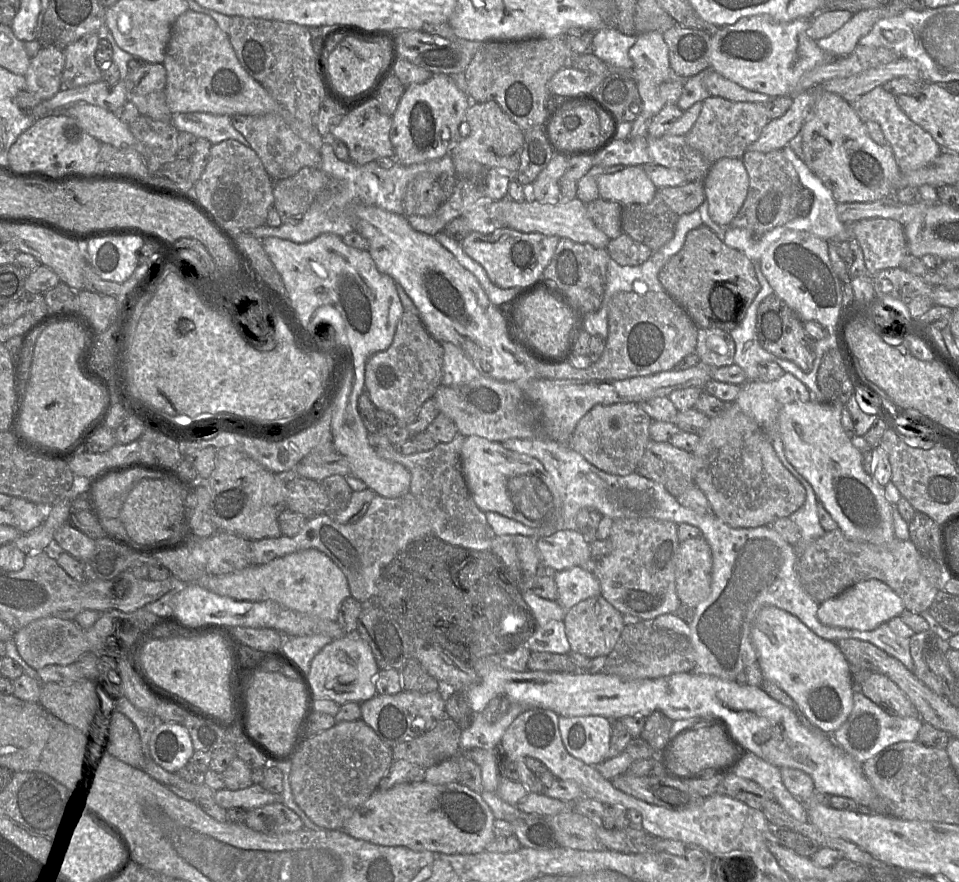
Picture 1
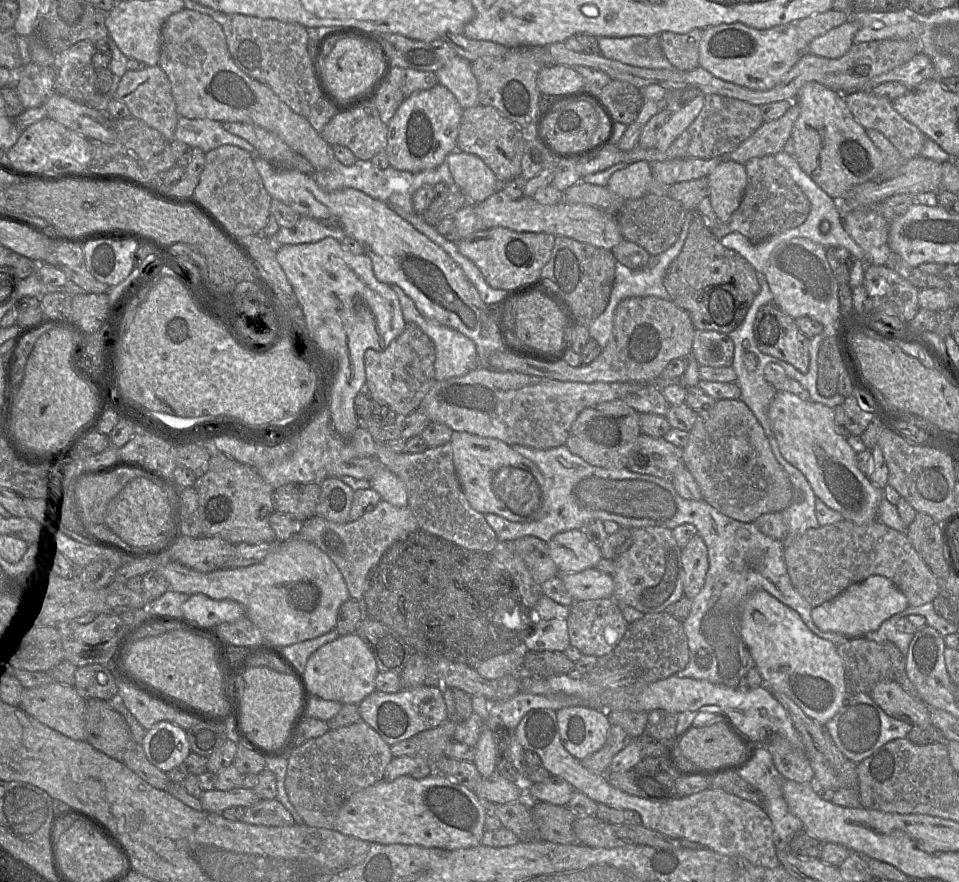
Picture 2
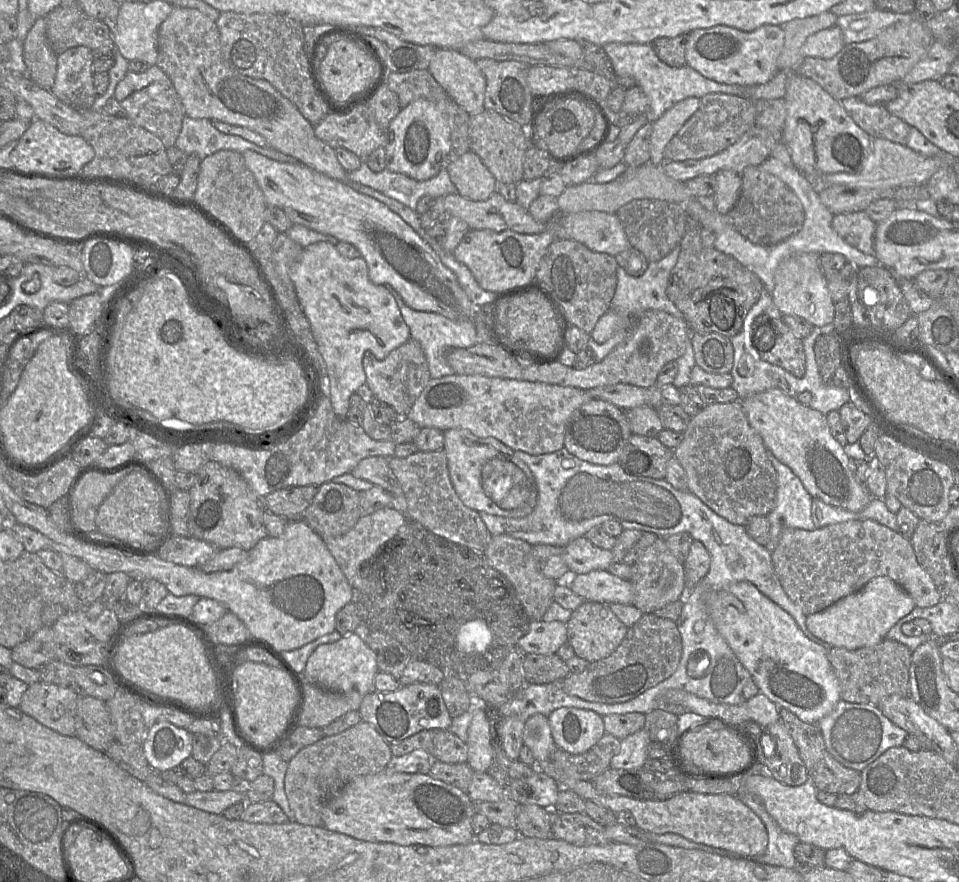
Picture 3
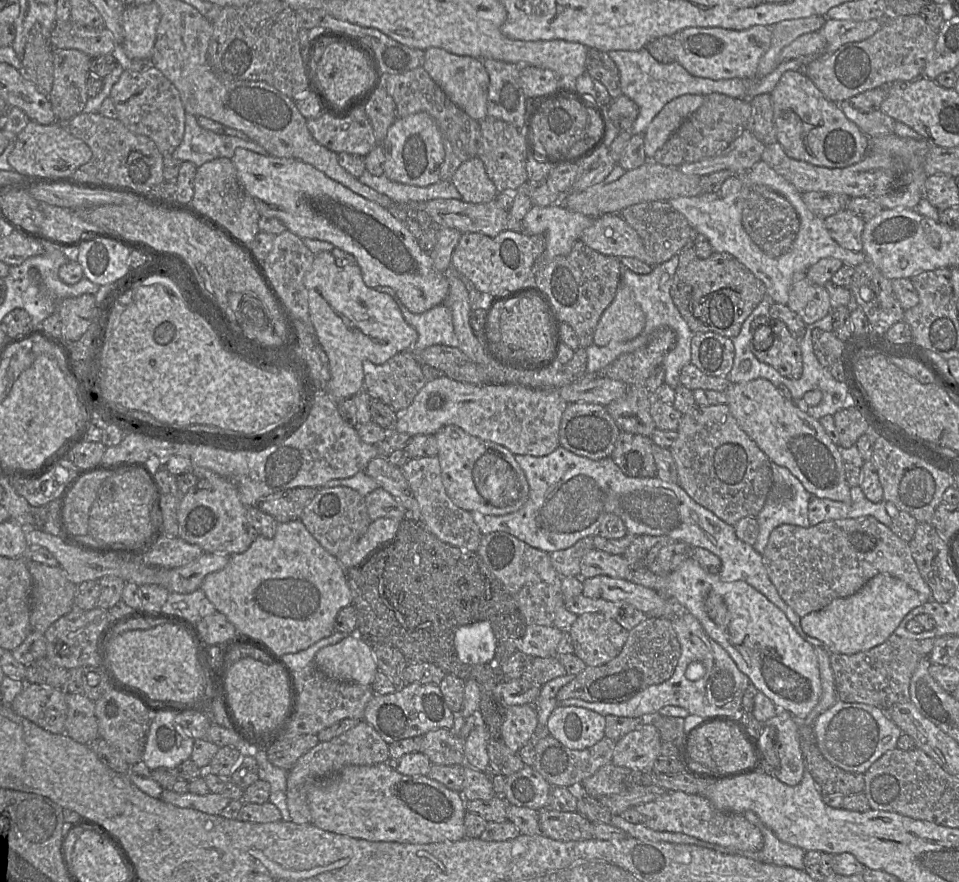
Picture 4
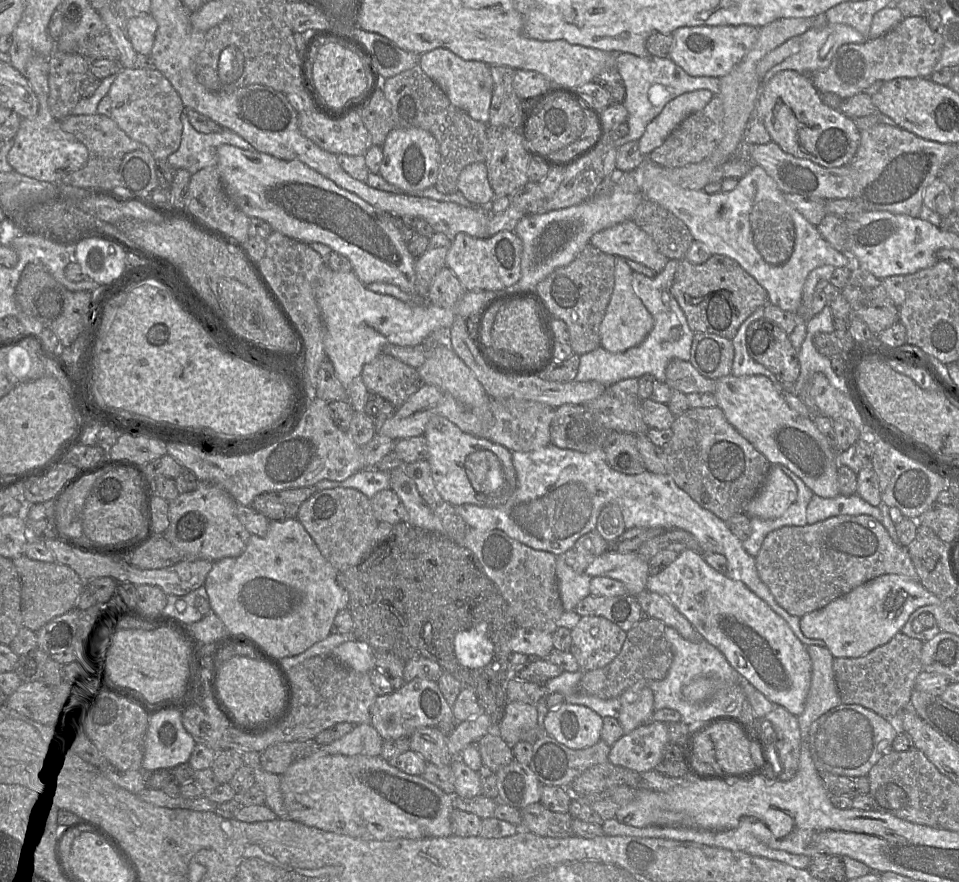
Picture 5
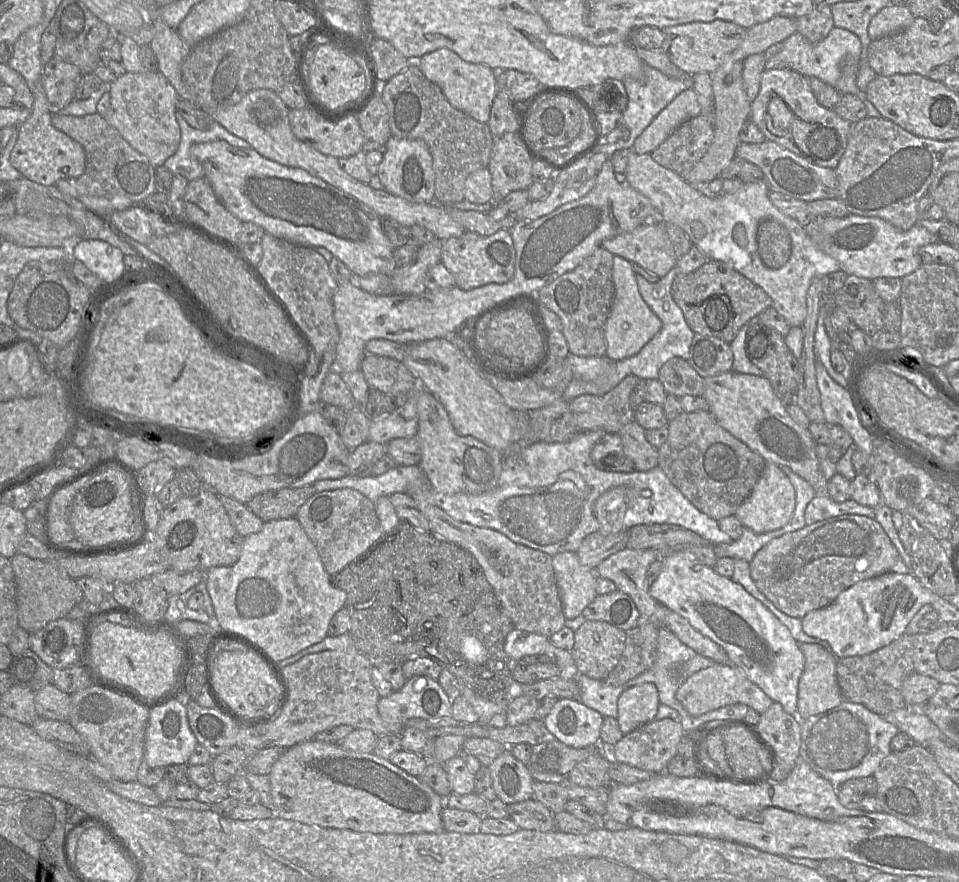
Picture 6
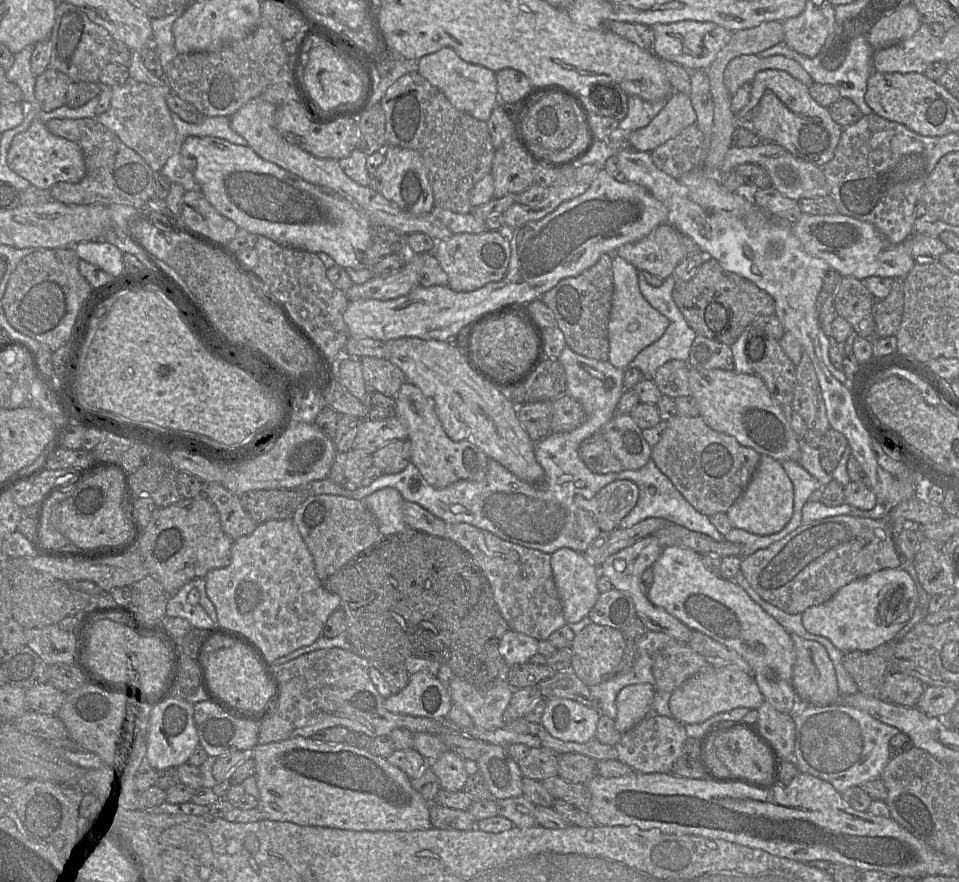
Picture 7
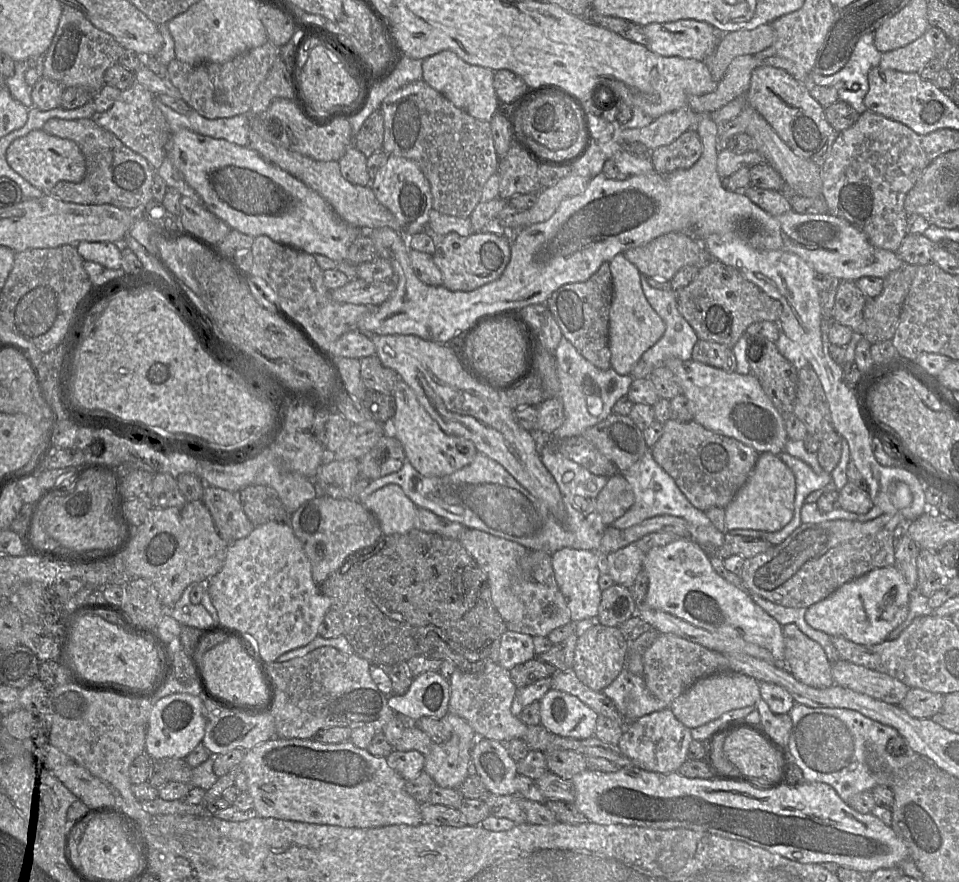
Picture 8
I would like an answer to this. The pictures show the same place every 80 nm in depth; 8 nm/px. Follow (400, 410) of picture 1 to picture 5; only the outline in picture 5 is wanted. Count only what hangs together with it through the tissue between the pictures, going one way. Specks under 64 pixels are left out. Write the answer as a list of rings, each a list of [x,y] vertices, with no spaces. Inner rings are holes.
[[[383,353],[364,365],[361,377],[370,394],[385,398],[395,407],[404,404],[425,384],[418,369]]]

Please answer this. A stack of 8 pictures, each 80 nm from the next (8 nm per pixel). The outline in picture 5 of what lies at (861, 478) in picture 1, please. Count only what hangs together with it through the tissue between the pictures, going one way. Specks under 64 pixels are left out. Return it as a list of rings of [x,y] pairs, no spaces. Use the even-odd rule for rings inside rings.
[[[729,374],[716,380],[713,394],[717,400],[717,406],[722,409],[727,421],[762,453],[771,465],[787,467],[817,496],[833,498],[840,494],[835,450],[817,429],[813,417],[804,417],[792,410],[784,399],[784,394],[775,388],[769,378],[763,375],[733,376]]]

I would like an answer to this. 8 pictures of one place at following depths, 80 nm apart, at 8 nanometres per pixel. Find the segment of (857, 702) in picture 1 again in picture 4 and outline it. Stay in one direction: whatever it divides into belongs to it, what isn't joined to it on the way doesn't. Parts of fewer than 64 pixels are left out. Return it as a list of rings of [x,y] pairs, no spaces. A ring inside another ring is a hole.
[[[839,699],[815,719],[813,731],[818,748],[828,762],[845,771],[862,774],[886,751],[896,748],[903,733],[884,710]]]

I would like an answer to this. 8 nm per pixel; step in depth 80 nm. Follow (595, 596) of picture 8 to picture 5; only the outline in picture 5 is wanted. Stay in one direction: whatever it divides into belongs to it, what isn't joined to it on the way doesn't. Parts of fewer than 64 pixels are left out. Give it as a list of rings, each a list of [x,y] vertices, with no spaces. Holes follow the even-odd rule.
[[[562,556],[556,559],[556,577],[564,611],[574,611],[577,604],[590,595],[590,581],[593,577],[575,572]]]

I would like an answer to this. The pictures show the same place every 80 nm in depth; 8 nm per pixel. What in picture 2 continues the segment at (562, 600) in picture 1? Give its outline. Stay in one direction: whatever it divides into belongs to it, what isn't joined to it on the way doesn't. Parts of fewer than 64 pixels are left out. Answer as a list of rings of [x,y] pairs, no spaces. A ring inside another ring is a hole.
[[[596,568],[559,575],[575,602],[613,597],[614,581],[612,576]]]

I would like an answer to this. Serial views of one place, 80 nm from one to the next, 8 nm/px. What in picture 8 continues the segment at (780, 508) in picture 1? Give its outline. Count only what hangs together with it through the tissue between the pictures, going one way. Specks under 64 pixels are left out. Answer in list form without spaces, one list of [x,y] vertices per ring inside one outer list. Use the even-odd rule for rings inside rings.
[[[668,419],[663,424],[661,437],[650,450],[654,460],[673,478],[689,502],[703,512],[712,507],[725,508],[747,481],[759,456],[753,447],[710,431],[694,420],[677,422]]]

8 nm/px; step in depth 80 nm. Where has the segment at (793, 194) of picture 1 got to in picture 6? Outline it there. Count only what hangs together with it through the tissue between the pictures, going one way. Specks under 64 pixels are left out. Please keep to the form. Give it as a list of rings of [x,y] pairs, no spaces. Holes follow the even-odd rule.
[[[762,219],[756,226],[756,247],[765,264],[779,268],[790,258],[792,242],[788,230],[780,222]]]

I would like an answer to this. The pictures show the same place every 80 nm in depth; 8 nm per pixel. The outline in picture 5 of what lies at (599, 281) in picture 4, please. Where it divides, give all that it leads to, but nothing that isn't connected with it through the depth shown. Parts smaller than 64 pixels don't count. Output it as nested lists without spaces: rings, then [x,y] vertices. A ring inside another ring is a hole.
[[[588,244],[572,262],[557,268],[534,287],[550,314],[567,325],[569,344],[577,355],[601,347],[599,328],[614,290],[616,257]]]

